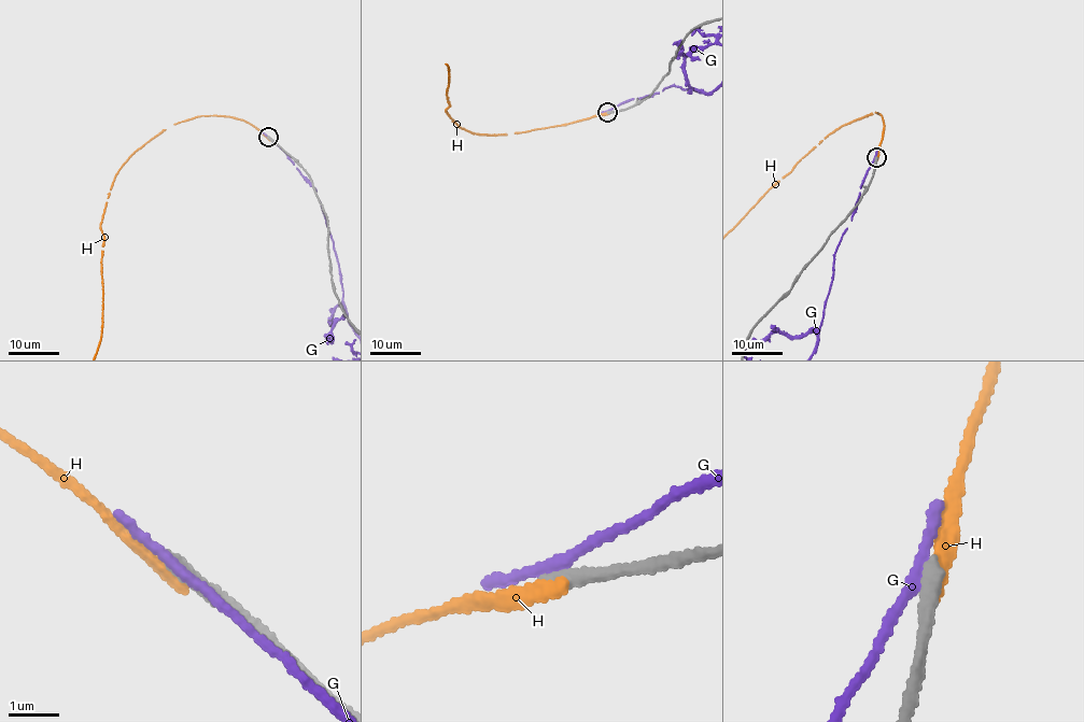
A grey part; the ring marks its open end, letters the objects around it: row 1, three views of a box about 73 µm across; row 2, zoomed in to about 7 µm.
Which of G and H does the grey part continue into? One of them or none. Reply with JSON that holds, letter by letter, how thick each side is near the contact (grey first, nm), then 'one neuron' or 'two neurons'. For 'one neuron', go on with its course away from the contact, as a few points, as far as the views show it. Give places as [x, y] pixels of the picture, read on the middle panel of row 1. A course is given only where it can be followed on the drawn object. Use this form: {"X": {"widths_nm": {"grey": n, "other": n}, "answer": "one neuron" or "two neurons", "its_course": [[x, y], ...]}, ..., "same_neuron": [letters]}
{"G": {"widths_nm": {"grey": 380, "other": 180}, "answer": "two neurons"}, "H": {"widths_nm": {"grey": 380, "other": 280}, "answer": "two neurons"}, "same_neuron": []}

